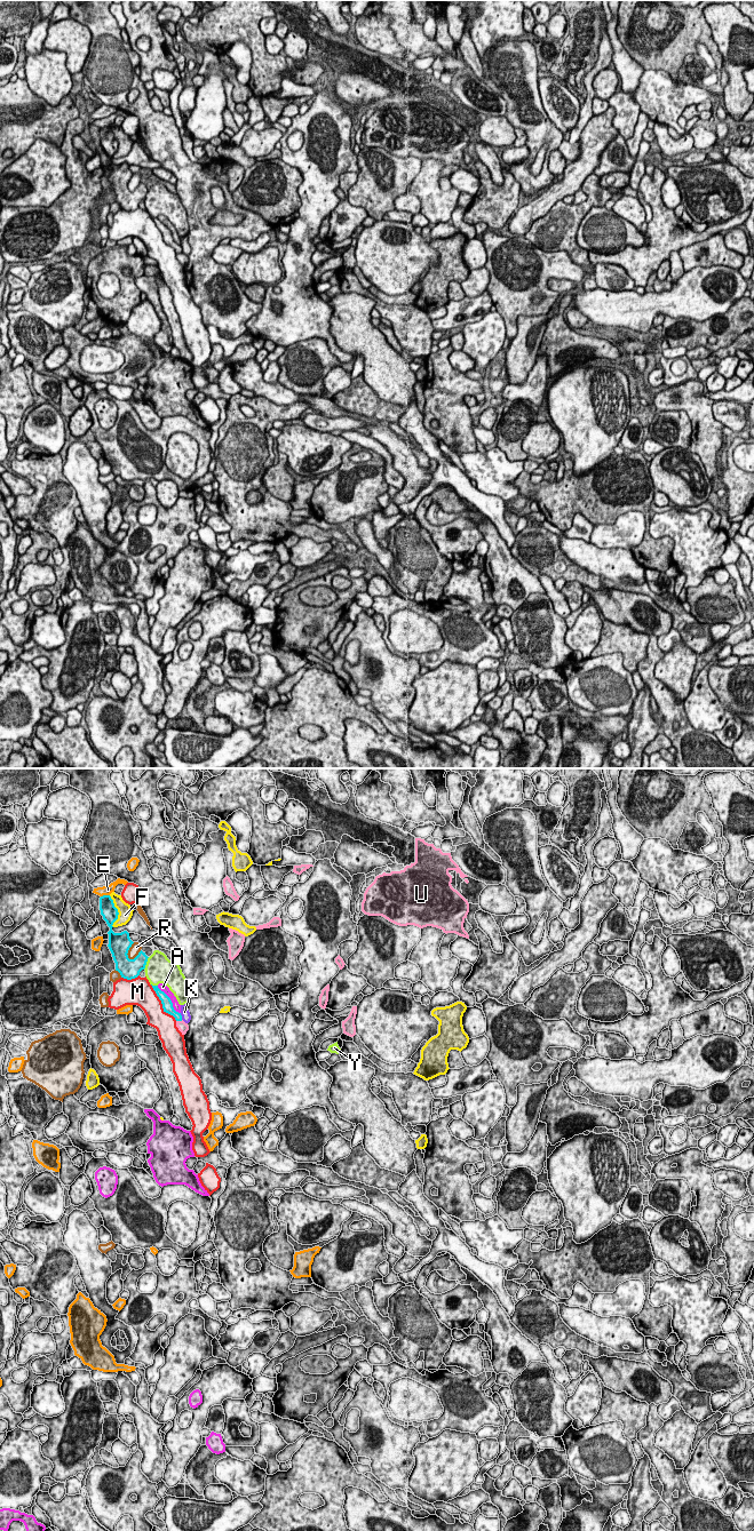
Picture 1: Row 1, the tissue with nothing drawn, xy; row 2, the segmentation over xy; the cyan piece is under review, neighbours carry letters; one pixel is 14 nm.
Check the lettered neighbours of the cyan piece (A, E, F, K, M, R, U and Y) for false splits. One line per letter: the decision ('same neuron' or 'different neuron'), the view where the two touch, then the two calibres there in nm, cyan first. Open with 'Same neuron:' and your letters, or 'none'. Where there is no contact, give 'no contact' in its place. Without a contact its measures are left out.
Same neuron: none
A: different neuron; meets cyan in xy; 160 nm thick on the cyan side, 100 nm on the other
E: different neuron; meets cyan in xy; 220 nm thick on the cyan side, 130 nm on the other
F: different neuron; meets cyan in xy; 220 nm thick on the cyan side, 190 nm on the other
K: different neuron; meets cyan in xy; 160 nm thick on the cyan side, 130 nm on the other
M: different neuron; meets cyan in xy; 160 nm thick on the cyan side, 320 nm on the other
R: different neuron; meets cyan in xy; 320 nm thick on the cyan side, 140 nm on the other
U: different neuron; meets cyan in xy; 140 nm thick on the cyan side, 140 nm on the other
Y: different neuron; meets cyan in xy; 280 nm thick on the cyan side, 380 nm on the other

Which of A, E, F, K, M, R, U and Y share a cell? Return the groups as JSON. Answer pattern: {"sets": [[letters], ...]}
{"sets": [["A"], ["E"], ["F"], ["K"], ["M"], ["R"], ["U"], ["Y"]]}

